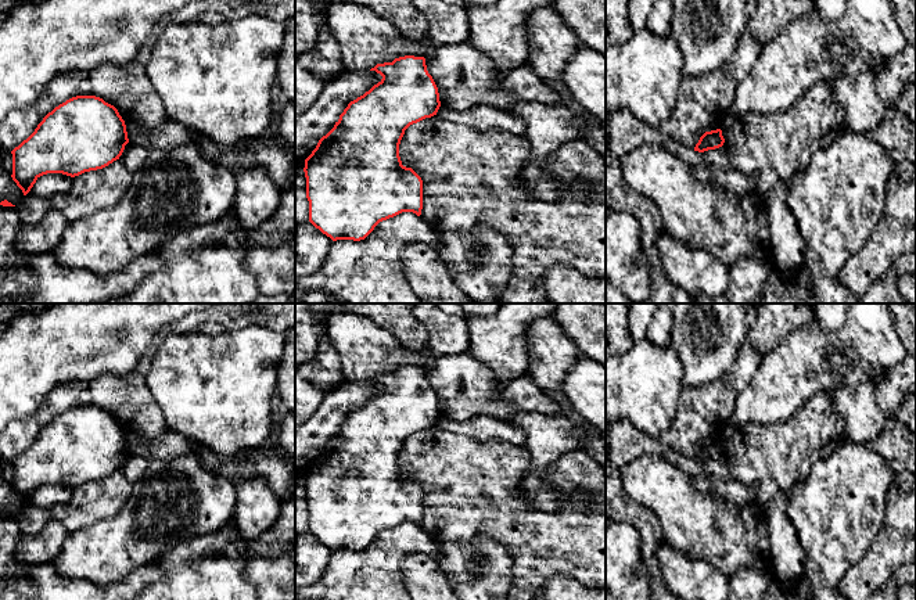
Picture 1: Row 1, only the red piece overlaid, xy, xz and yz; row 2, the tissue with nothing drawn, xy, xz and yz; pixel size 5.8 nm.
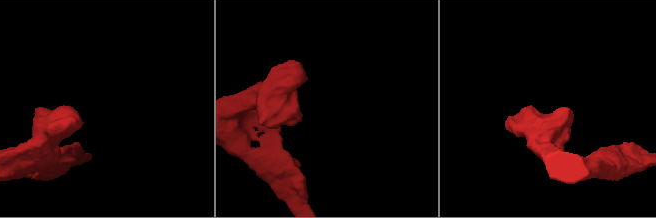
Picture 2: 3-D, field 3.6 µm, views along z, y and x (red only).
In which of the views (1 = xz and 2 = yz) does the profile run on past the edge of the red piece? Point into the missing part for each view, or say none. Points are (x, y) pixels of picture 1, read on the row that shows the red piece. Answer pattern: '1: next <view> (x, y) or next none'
1: next none
2: next none

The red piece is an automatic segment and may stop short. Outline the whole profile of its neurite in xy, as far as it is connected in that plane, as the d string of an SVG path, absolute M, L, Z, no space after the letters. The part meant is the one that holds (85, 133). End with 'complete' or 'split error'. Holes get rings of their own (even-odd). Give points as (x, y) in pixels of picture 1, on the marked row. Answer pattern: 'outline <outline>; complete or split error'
outline M76 96L49 112L35 132L11 151L11 177L26 195L43 175L75 177L108 166L119 159L127 143L125 121L114 105L96 96Z; complete

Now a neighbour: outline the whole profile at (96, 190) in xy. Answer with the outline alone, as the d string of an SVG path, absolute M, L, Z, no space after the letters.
M122 159L72 177L71 190L50 198L49 211L58 211L68 222L85 219L114 206L127 191L132 173Z

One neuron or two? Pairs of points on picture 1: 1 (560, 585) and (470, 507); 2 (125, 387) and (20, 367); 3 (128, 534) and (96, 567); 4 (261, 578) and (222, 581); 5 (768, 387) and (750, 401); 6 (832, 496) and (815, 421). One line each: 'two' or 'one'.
1: two
2: two
3: one
4: two
5: one
6: two

